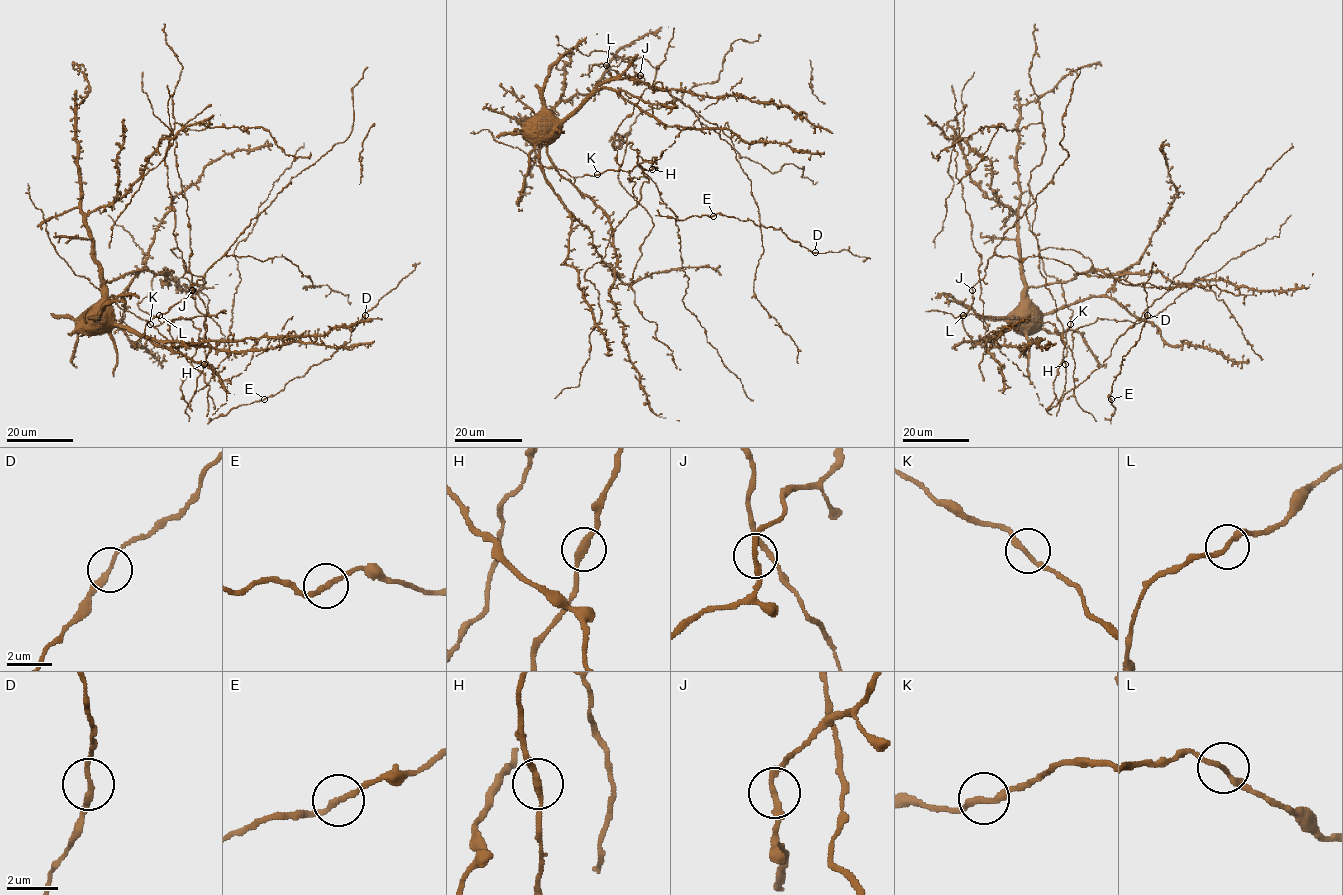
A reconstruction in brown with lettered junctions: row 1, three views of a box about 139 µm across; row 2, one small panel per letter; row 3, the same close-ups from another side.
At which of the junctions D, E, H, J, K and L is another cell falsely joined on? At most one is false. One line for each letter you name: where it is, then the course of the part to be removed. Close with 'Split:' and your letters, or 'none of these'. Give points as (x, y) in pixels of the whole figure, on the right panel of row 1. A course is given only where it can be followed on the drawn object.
Split: none of these

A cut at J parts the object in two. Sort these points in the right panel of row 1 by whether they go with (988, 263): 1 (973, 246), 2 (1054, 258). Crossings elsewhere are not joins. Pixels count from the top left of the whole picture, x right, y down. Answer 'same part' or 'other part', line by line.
1: other part
2: same part

